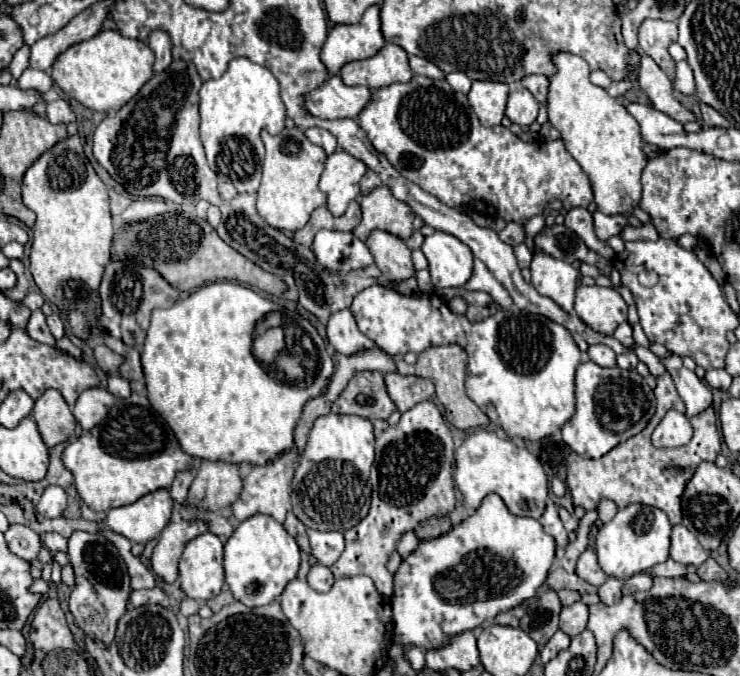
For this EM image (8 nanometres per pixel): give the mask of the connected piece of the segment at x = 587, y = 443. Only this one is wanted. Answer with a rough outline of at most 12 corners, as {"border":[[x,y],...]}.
{"border":[[577,366],[563,442],[601,458],[639,434],[655,396],[635,370]]}

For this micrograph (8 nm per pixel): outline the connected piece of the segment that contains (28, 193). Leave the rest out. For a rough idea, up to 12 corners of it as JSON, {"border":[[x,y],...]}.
{"border":[[79,134],[25,172],[29,270],[91,338],[113,220]]}

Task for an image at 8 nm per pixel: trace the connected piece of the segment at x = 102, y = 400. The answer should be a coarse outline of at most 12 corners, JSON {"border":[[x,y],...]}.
{"border":[[89,388],[79,394],[73,416],[91,430],[107,416],[115,396]]}

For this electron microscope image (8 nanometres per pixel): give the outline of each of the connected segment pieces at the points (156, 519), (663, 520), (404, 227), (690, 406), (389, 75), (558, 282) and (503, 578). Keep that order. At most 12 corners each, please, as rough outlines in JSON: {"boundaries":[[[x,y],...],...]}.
{"boundaries":[[[161,488],[111,508],[107,526],[145,544],[165,530],[173,498]],[[629,504],[599,528],[599,564],[627,580],[669,558],[671,522]],[[389,186],[361,194],[359,240],[379,228],[407,240],[415,212]],[[681,356],[661,358],[677,392],[695,416],[711,406],[711,392]],[[385,44],[367,60],[345,64],[349,86],[375,90],[409,82],[407,52]],[[533,252],[531,284],[573,312],[579,270]],[[497,494],[393,576],[393,640],[537,596],[555,540]]]}

